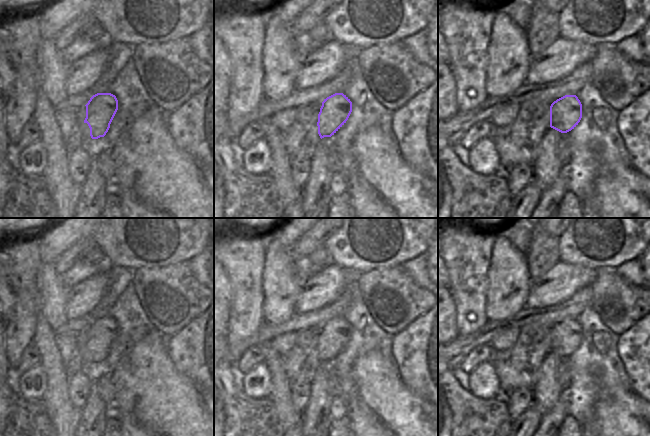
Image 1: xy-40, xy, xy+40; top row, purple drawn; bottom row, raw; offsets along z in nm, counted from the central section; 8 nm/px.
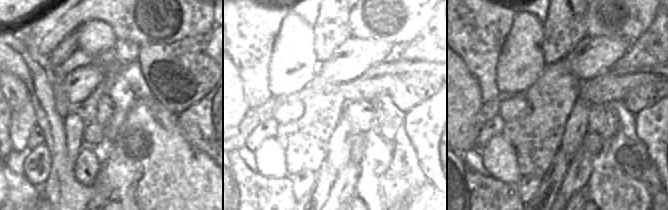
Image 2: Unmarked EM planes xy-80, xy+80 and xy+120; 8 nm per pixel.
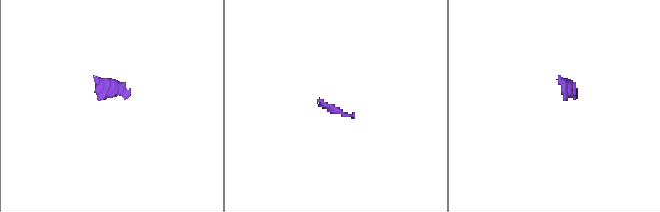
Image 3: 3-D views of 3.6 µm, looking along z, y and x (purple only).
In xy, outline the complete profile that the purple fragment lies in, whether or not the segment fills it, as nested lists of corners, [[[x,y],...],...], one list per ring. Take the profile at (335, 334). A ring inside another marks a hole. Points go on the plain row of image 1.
[[[335,317],[324,323],[317,346],[320,362],[334,359],[346,347],[351,336],[352,326],[343,317]]]

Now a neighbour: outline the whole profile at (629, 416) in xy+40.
[[[631,392],[629,397],[599,397],[590,422],[582,427],[584,436],[650,436],[650,403]]]

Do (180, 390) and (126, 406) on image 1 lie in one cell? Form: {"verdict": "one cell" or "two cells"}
{"verdict": "one cell"}

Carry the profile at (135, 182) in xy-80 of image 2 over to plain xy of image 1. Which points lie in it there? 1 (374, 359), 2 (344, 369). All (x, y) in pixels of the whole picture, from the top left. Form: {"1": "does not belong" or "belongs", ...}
{"1": "belongs", "2": "does not belong"}

